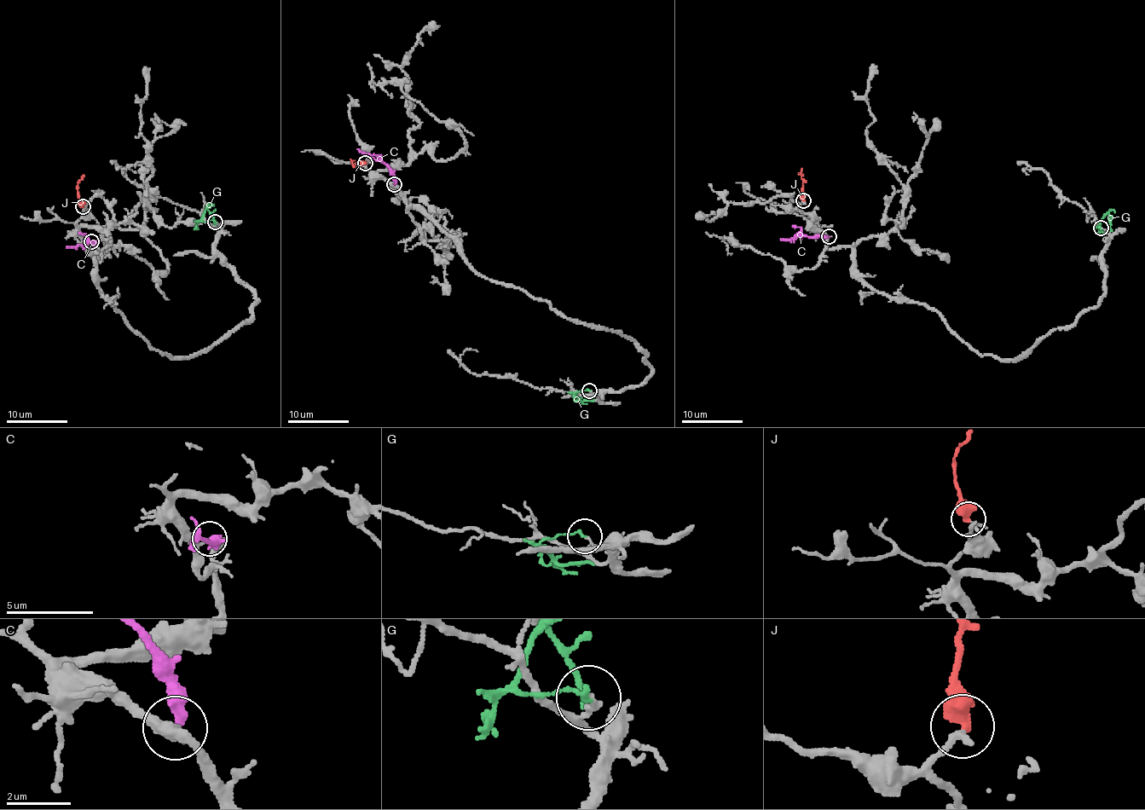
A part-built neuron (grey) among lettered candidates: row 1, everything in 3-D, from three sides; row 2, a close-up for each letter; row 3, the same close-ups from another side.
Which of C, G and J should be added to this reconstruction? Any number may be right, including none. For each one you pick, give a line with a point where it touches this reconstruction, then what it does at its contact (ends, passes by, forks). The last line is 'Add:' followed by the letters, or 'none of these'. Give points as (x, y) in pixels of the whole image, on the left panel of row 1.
J: contact (83, 206); it ends
Add: J

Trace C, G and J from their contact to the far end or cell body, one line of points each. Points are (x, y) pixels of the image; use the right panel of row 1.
C: (828, 236), (795, 236), (780, 240)
G: (1101, 228), (1096, 228), (1107, 213), (1112, 231)
J: (803, 200), (802, 168)

